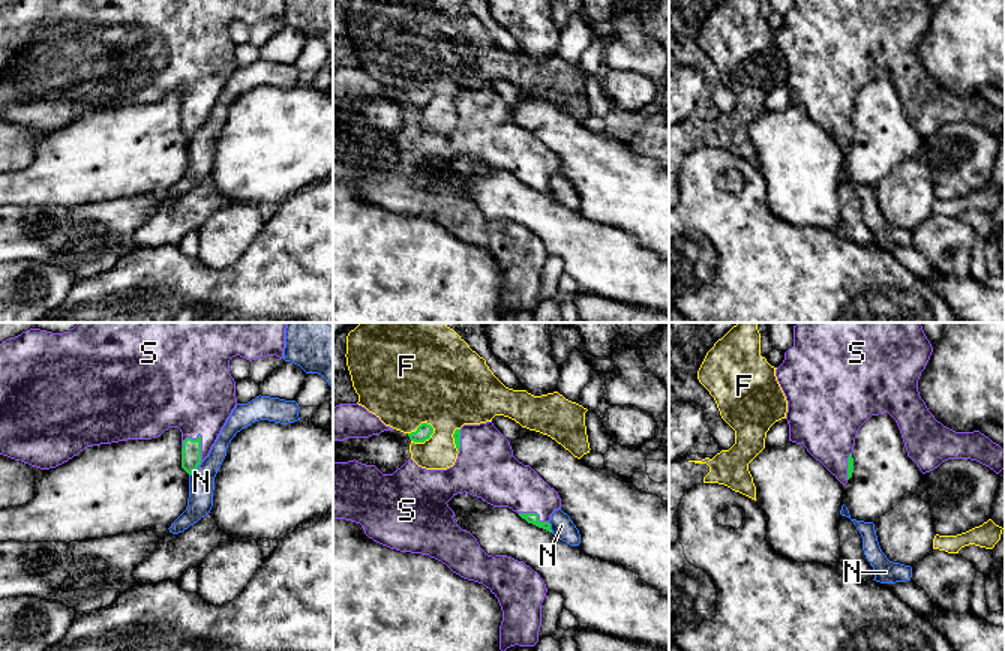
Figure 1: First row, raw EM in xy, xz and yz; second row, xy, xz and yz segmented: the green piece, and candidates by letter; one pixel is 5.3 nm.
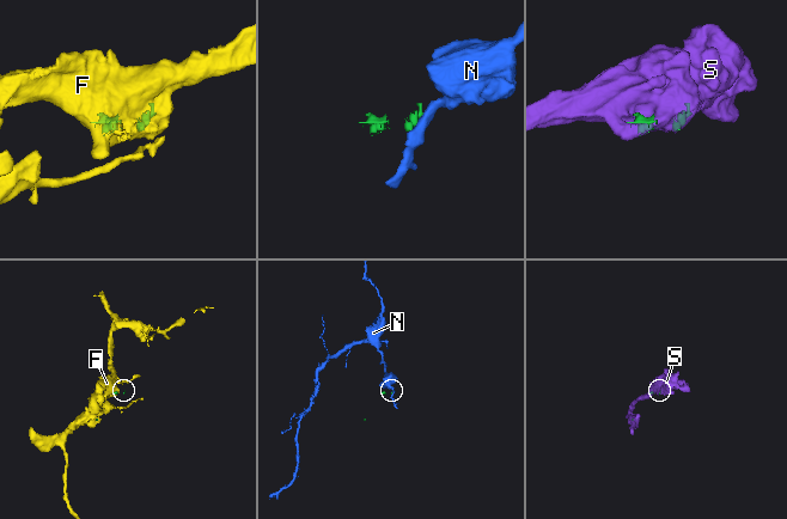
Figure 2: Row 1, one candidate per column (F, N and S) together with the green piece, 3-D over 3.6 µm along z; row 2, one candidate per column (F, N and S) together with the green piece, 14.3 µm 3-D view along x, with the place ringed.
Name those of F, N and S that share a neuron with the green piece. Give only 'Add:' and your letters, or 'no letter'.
Add: S

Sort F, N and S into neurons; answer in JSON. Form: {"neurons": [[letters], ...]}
{"neurons": [["F"], ["N"], ["S"]]}

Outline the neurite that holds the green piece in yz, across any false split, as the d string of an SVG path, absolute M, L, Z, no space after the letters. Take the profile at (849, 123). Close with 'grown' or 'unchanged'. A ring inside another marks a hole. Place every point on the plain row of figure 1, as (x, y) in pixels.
M794 0L794 10L789 12L784 16L783 27L776 33L777 45L786 60L788 64L788 76L786 84L789 88L789 105L802 108L807 116L819 124L843 150L848 147L848 144L852 141L854 136L854 110L855 102L860 94L860 92L872 81L879 80L882 76L888 76L897 87L908 120L916 128L920 135L922 138L933 135L938 132L942 126L948 123L970 123L976 124L990 134L993 134L996 138L999 138L1002 134L1005 134L1005 112L1002 112L999 108L993 106L988 100L981 98L980 94L974 96L956 96L946 90L944 90L940 86L934 82L934 80L928 75L926 66L921 63L918 56L918 44L921 40L921 36L926 33L930 20L933 16L933 10L927 0Z; grown

